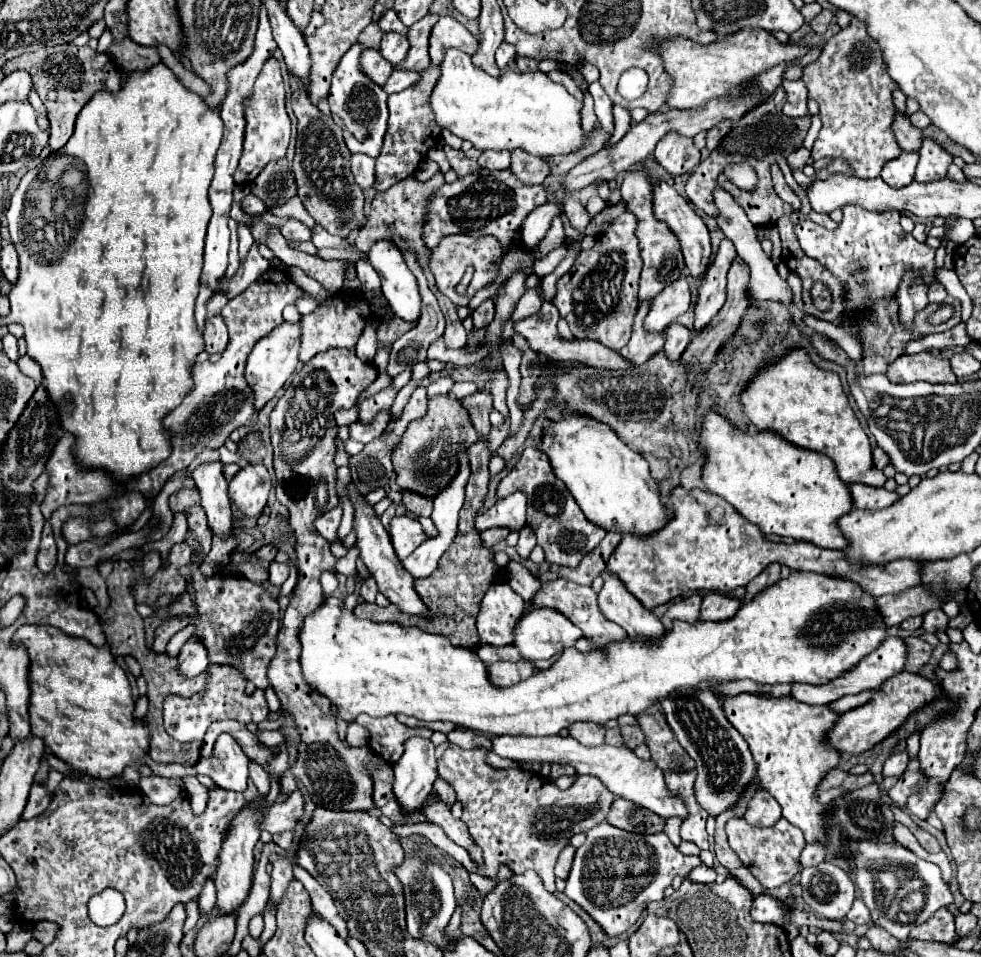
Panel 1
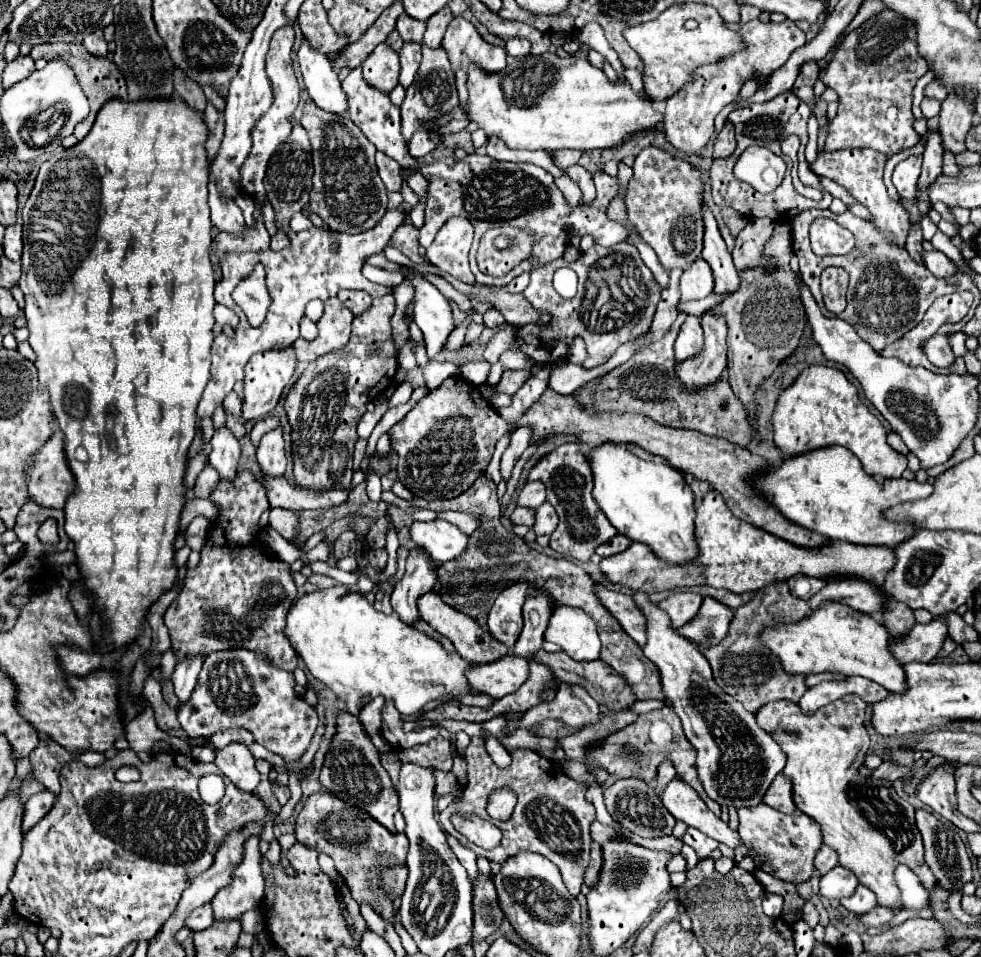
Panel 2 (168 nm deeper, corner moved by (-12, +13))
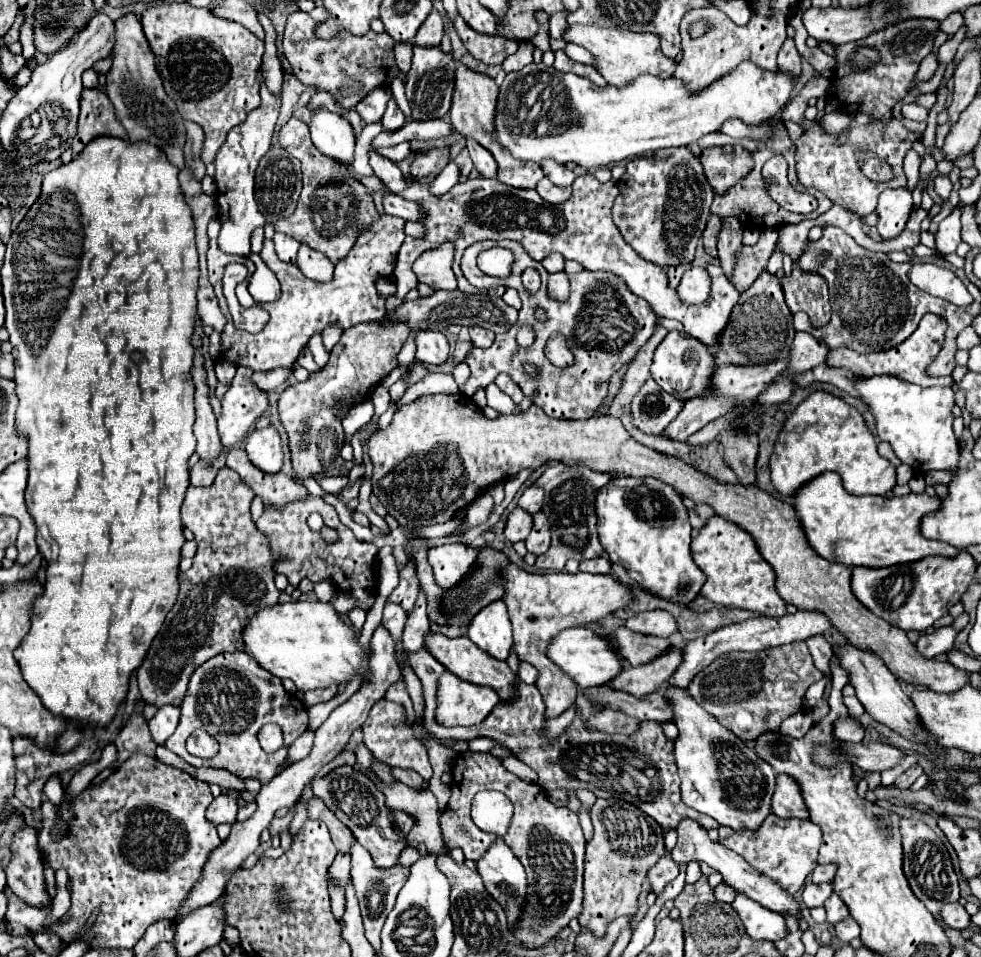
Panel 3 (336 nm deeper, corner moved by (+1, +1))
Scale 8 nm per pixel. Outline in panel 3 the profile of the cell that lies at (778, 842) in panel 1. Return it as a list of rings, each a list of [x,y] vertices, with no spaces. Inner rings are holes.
[[[769,815],[757,833],[737,831],[727,839],[721,839],[721,845],[739,853],[751,867],[779,883],[785,891],[797,893],[807,875],[817,867],[817,851],[821,845],[821,827],[813,825],[809,819],[781,819]]]

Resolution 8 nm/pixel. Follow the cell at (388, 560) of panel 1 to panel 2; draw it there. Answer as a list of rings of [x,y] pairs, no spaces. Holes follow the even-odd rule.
[[[428,591],[424,593],[422,597],[418,597],[418,611],[420,611],[420,617],[430,623],[438,633],[442,633],[444,637],[448,637],[456,651],[466,659],[466,661],[472,661],[474,665],[482,665],[482,663],[490,663],[490,661],[496,661],[500,659],[502,655],[508,653],[506,645],[502,645],[500,641],[496,641],[488,631],[484,631],[472,617],[464,615],[464,613],[458,613],[454,607],[446,605],[440,595],[436,591]]]

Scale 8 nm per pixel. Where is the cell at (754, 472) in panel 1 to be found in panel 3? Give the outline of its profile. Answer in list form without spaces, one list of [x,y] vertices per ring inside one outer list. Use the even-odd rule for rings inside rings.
[[[825,473],[815,477],[813,481],[809,481],[807,485],[803,485],[803,489],[799,489],[797,497],[793,497],[795,501],[795,511],[797,517],[803,523],[803,529],[807,533],[809,545],[825,559],[829,561],[837,561],[843,563],[845,567],[889,567],[889,565],[901,565],[907,561],[919,561],[921,557],[955,557],[959,553],[959,549],[947,545],[947,543],[939,543],[939,541],[929,541],[921,535],[921,519],[927,513],[933,513],[935,509],[941,509],[941,501],[939,497],[929,497],[927,493],[909,493],[902,497],[885,497],[865,495],[865,497],[855,497],[849,495],[843,485],[841,485],[841,477],[837,473]]]

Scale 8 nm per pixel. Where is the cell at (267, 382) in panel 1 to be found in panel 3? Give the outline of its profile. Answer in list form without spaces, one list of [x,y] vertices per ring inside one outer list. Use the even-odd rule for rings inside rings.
[[[239,365],[235,379],[231,381],[229,391],[221,399],[221,415],[219,415],[219,439],[223,447],[239,445],[253,423],[265,413],[269,401],[267,393],[259,391],[251,383],[249,367]]]

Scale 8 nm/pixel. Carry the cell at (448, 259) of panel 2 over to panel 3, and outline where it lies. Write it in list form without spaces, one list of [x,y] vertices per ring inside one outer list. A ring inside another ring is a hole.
[[[445,243],[435,251],[425,251],[413,263],[413,271],[419,283],[425,283],[433,289],[453,291],[457,289],[457,281],[455,281],[451,263],[453,263],[453,245]]]

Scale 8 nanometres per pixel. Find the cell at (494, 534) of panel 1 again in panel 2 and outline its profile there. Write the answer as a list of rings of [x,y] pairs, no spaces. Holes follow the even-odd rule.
[[[516,507],[514,513],[510,515],[512,525],[528,525],[532,527],[534,523],[534,511],[532,509],[524,509],[524,507]]]

